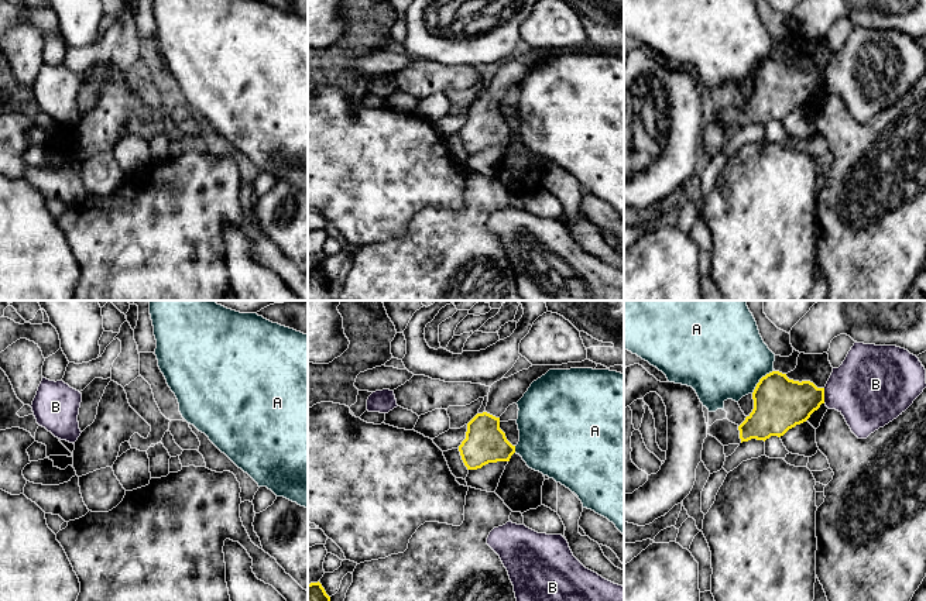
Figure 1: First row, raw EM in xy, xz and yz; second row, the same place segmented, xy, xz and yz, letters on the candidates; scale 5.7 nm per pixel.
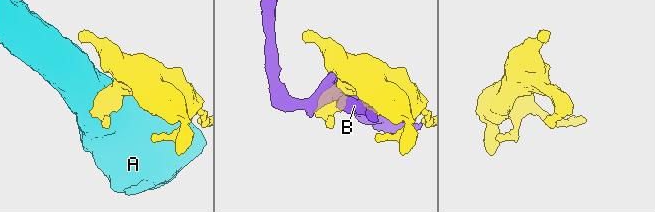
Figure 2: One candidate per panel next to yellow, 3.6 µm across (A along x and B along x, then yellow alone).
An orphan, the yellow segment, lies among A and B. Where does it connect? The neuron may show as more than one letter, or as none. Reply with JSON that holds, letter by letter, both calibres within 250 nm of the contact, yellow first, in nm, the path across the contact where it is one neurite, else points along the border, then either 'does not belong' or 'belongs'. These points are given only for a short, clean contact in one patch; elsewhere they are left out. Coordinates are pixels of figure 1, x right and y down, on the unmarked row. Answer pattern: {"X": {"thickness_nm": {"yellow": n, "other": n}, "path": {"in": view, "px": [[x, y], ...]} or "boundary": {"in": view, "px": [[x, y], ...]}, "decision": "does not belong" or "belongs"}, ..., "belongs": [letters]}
{"A": {"thickness_nm": {"yellow": 300, "other": 480}, "boundary": {"in": "yz", "px": [[774, 54], [767, 57], [751, 76]]}, "decision": "does not belong"}, "B": {"thickness_nm": {"yellow": 300, "other": 400}, "decision": "does not belong"}, "belongs": []}

